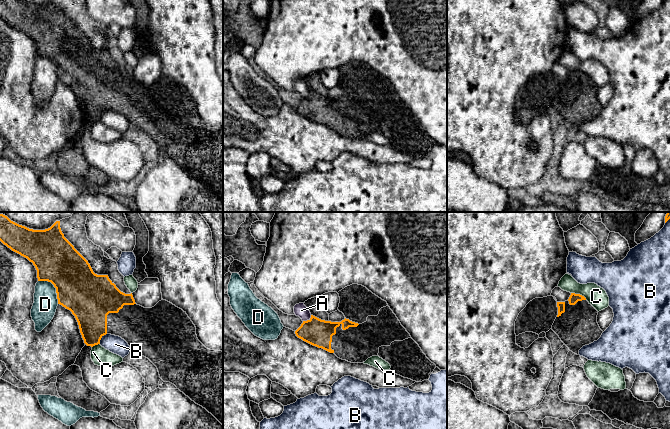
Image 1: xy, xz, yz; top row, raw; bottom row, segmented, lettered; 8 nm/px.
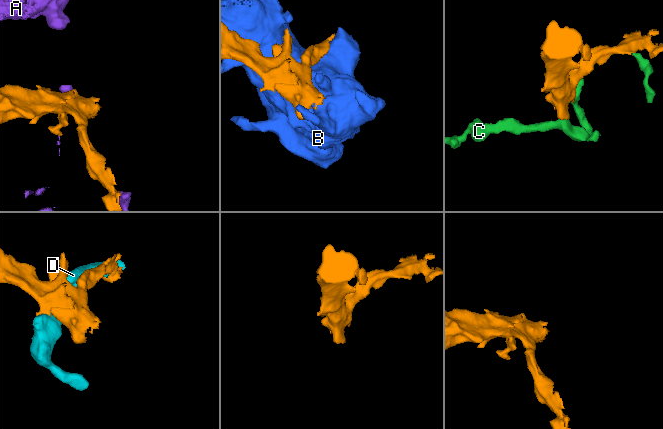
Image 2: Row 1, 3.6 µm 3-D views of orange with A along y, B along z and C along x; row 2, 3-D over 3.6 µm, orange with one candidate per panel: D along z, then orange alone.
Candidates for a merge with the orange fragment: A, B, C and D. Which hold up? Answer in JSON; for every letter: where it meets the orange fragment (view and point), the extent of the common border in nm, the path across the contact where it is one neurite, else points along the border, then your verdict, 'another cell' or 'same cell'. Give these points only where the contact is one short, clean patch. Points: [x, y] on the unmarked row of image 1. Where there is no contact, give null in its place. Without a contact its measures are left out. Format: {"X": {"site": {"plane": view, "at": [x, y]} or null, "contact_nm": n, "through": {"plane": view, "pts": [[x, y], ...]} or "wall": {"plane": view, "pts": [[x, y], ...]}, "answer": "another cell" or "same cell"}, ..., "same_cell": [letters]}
{"A": {"site": {"plane": "xz", "at": [307, 96]}, "contact_nm": 90, "answer": "another cell"}, "B": {"site": {"plane": "xy", "at": [101, 113]}, "contact_nm": 110, "answer": "another cell"}, "C": {"site": {"plane": "yz", "at": [579, 70]}, "contact_nm": 140, "answer": "another cell"}, "D": {"site": {"plane": "xy", "at": [54, 62]}, "contact_nm": 260, "answer": "another cell"}, "same_cell": []}

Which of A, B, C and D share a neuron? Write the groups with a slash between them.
A B / C / D

